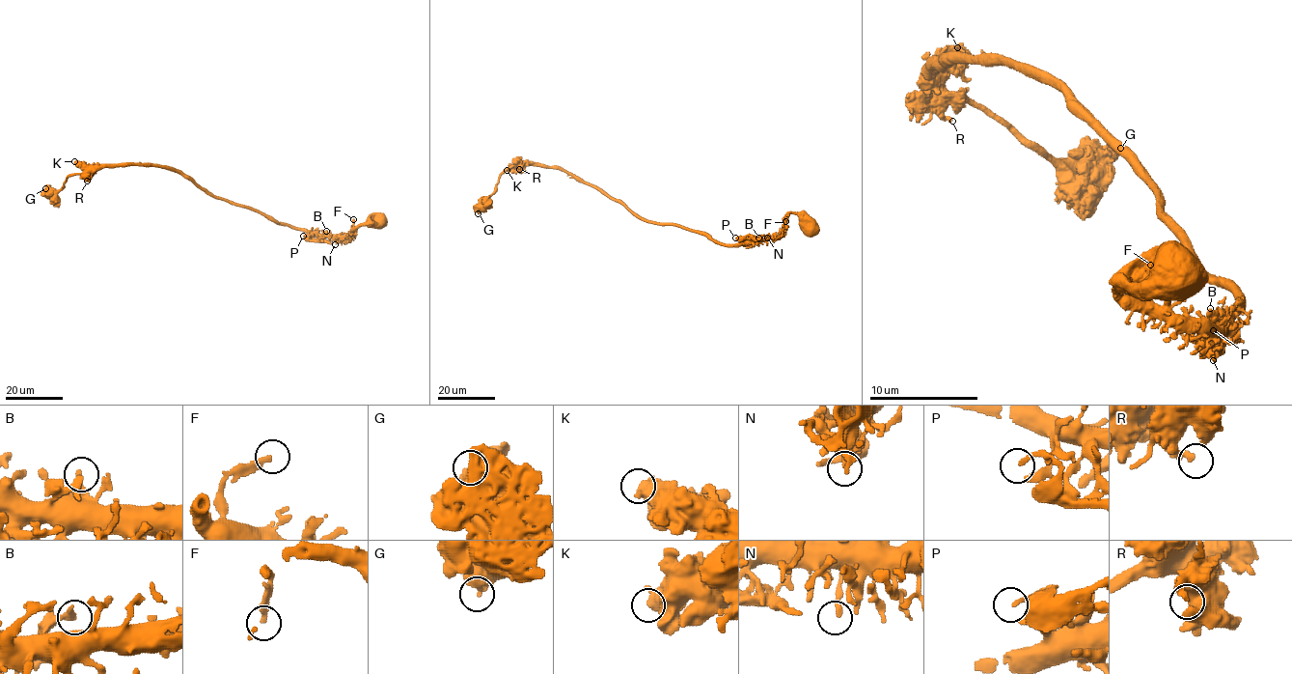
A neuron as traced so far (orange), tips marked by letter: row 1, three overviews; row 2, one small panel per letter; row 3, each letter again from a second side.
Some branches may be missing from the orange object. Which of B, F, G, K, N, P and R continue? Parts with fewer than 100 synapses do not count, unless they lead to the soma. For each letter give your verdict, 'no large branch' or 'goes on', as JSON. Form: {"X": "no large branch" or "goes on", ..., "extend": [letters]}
{"B": "no large branch", "F": "no large branch", "G": "no large branch", "K": "no large branch", "N": "no large branch", "P": "no large branch", "R": "no large branch", "extend": []}

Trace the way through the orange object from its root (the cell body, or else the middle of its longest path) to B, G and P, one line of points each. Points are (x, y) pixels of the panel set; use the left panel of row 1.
B: (379, 219), (378, 223), (359, 225), (345, 236), (323, 235), (326, 231)
G: (379, 219), (345, 236), (310, 234), (214, 198), (155, 166), (87, 167), (60, 189), (45, 188)
P: (379, 219), (378, 223), (359, 225), (345, 236), (309, 233), (303, 236)

